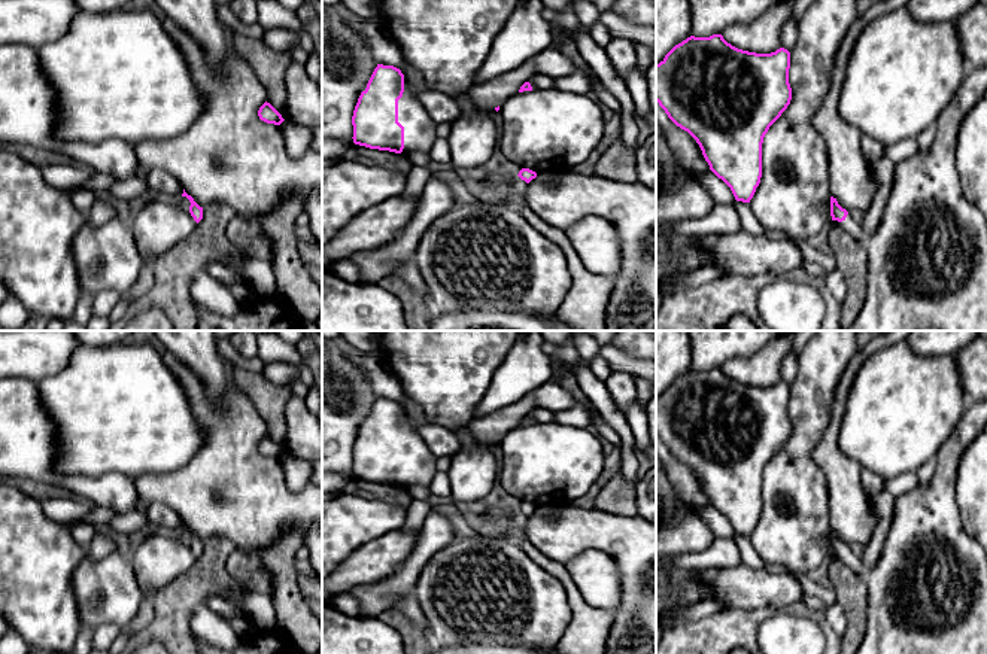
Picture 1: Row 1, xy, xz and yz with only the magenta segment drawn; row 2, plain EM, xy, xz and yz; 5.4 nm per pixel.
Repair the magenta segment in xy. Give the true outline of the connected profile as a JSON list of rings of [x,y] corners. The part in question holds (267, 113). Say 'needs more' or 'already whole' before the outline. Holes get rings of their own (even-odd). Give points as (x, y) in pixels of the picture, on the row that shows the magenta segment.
already whole; [[[267,101],[259,107],[258,116],[261,121],[274,125],[280,125],[285,121],[282,115]]]

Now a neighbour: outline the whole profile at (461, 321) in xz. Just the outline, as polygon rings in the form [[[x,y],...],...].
[[[480,310],[434,313],[428,331],[476,331],[480,328],[504,328],[505,331],[574,331],[559,322],[556,314],[488,313]]]

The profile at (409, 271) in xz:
[[[409,259],[407,262],[397,265],[392,274],[401,277],[409,286],[417,289],[423,295],[425,301],[431,305],[426,286],[413,259]]]

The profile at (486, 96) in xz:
[[[526,60],[516,70],[504,73],[486,83],[473,85],[467,94],[476,109],[495,109],[535,74],[532,60]]]

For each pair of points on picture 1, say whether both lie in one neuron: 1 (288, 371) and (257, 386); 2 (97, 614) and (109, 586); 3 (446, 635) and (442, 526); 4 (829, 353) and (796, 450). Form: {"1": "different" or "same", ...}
{"1": "different", "2": "same", "3": "different", "4": "same"}

